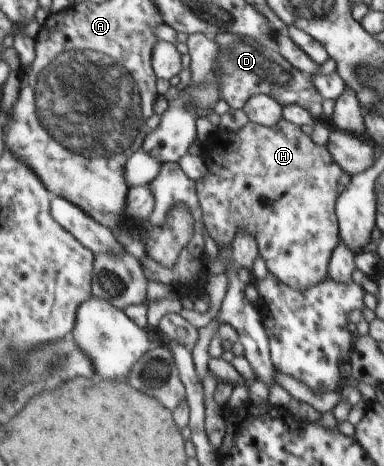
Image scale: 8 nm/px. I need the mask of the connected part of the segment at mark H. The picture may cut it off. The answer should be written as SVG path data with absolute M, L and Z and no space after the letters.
M285 119L272 127L249 121L241 130L219 129L210 134L201 143L201 157L207 174L196 181L196 191L204 226L219 247L231 247L238 230L246 230L255 237L268 272L283 284L304 291L329 278L328 264L340 241L335 203L351 182L351 175L333 160L325 145L313 143L300 126Z

